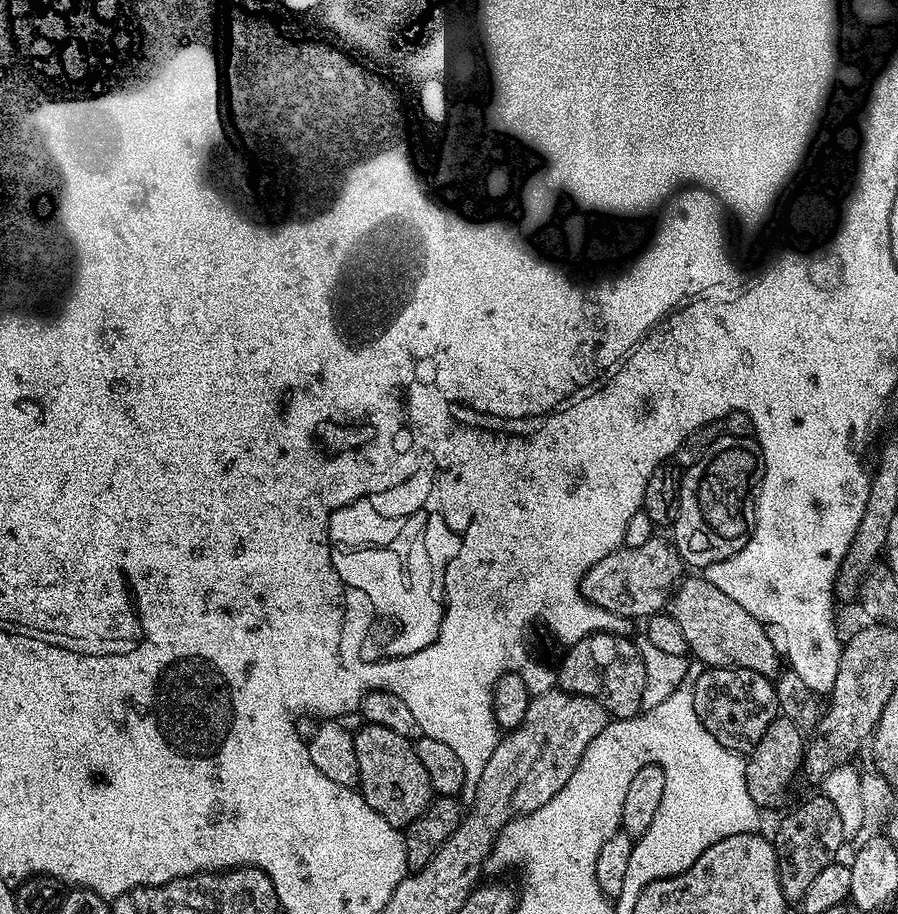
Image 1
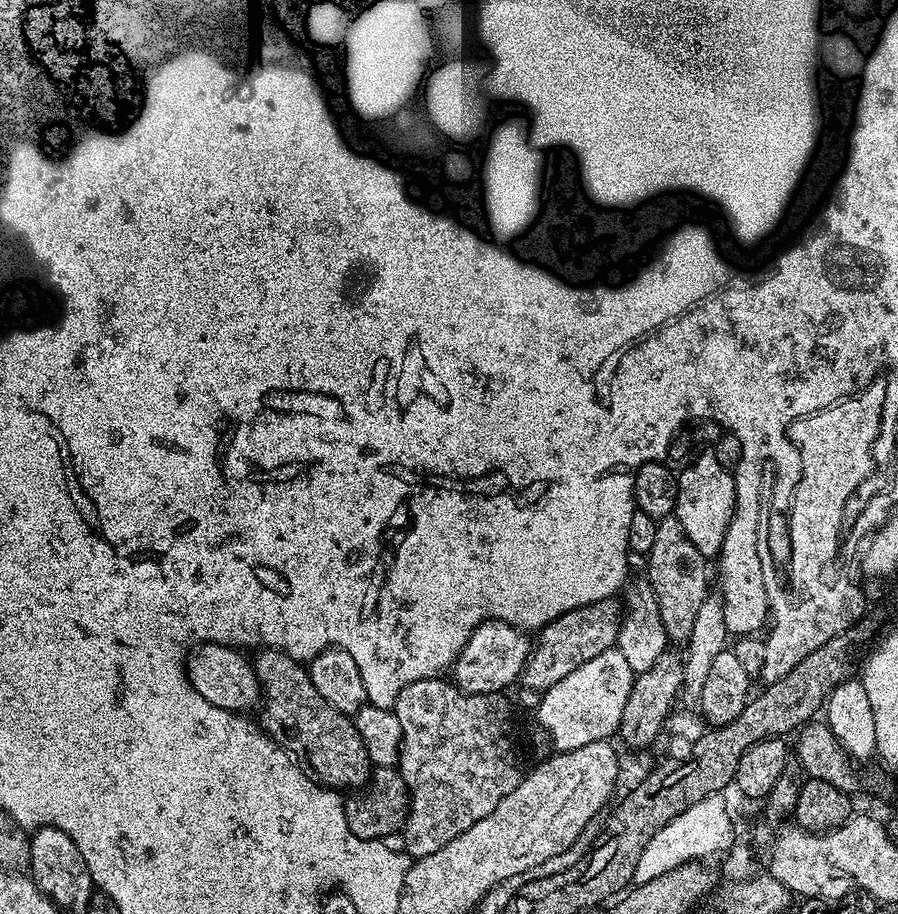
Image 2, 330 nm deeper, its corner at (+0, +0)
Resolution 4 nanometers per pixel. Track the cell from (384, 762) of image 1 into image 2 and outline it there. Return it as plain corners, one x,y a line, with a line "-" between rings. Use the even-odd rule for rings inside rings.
265,647
257,651
254,667
262,685
263,696
258,724
267,735
268,732
272,735
276,743
273,745
303,761
319,783
333,790
363,788
374,771
374,765
353,717
347,712
334,710
334,706
330,706
330,702
326,702
326,698
314,690
307,667
279,648

